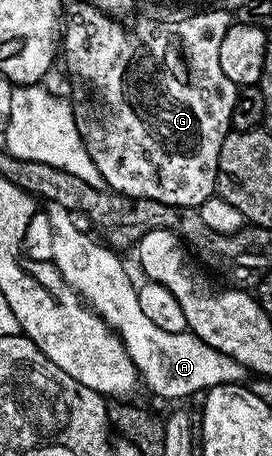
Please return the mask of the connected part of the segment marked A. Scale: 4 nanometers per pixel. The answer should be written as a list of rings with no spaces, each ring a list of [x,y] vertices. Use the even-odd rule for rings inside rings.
[[[54,204],[47,208],[48,225],[52,228],[52,264],[80,300],[120,336],[120,342],[126,347],[145,386],[148,384],[160,397],[192,397],[215,385],[235,385],[245,380],[246,370],[242,363],[210,347],[191,331],[175,333],[162,331],[162,327],[156,326],[138,304],[140,290],[137,282],[132,282],[127,267],[120,262],[121,254],[95,236],[92,238],[83,233],[76,226],[77,218],[69,210]]]

